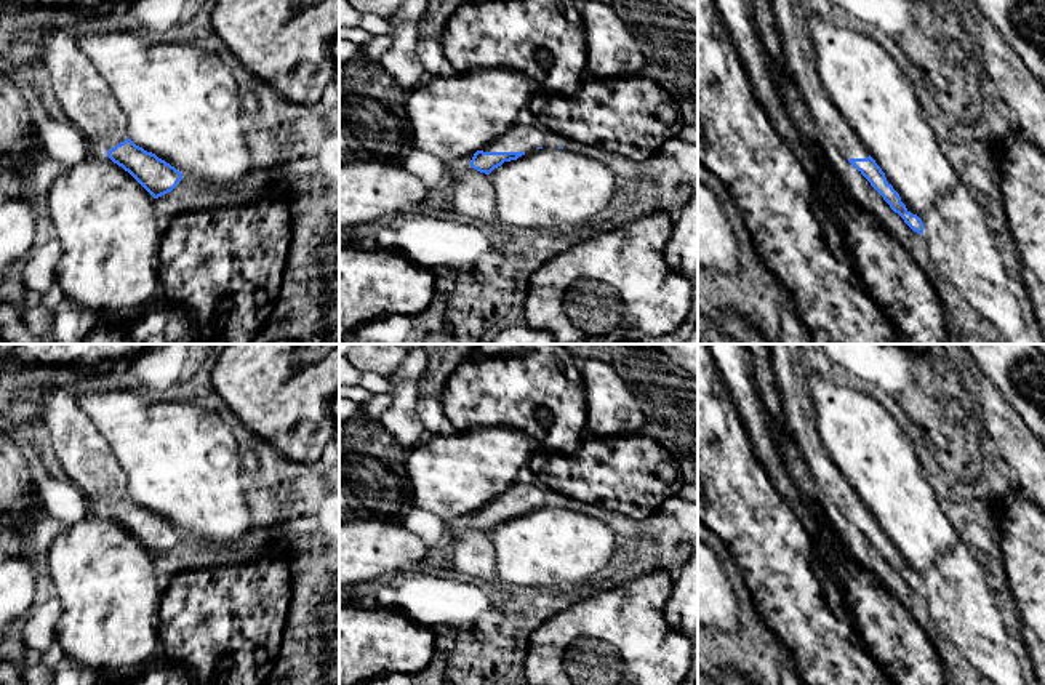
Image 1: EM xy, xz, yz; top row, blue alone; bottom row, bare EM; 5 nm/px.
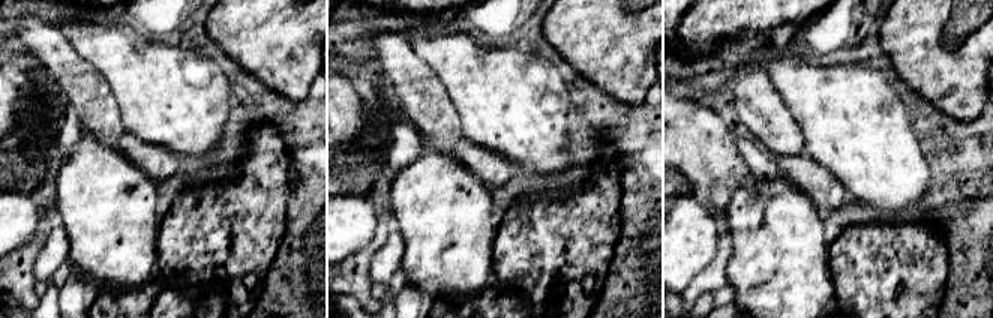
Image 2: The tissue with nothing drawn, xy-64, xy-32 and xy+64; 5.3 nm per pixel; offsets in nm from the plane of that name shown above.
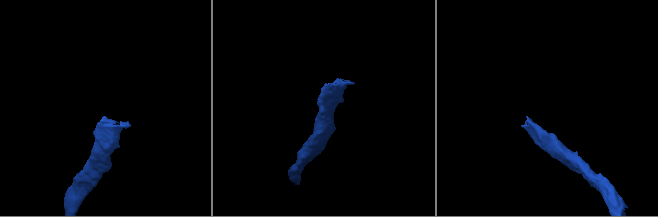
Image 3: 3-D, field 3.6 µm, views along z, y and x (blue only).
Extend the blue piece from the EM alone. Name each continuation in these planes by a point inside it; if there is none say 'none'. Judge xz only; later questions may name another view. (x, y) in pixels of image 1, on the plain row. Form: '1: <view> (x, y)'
1: xz (525, 496)

